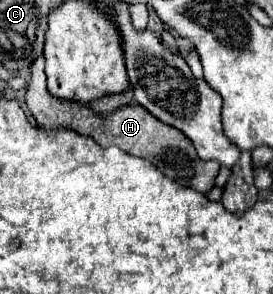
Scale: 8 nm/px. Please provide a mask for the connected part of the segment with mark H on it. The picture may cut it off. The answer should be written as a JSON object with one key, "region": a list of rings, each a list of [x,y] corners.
{"region":[[[38,57],[32,63],[32,77],[30,77],[30,85],[28,85],[28,91],[26,91],[26,105],[28,105],[30,113],[34,115],[34,119],[38,121],[38,125],[44,125],[46,129],[68,125],[70,129],[78,131],[80,135],[92,137],[100,147],[116,145],[116,147],[128,151],[130,155],[148,159],[166,177],[174,179],[176,183],[180,183],[184,187],[196,189],[200,193],[206,193],[214,187],[214,177],[218,175],[220,165],[216,161],[200,161],[198,155],[196,155],[194,145],[190,143],[188,137],[184,137],[184,133],[178,133],[178,129],[158,121],[156,117],[150,117],[150,113],[146,113],[146,109],[142,109],[142,105],[136,105],[136,103],[122,105],[116,111],[108,113],[106,117],[100,117],[96,111],[92,111],[84,103],[56,99],[48,91],[48,85],[46,85],[44,57]]]}

